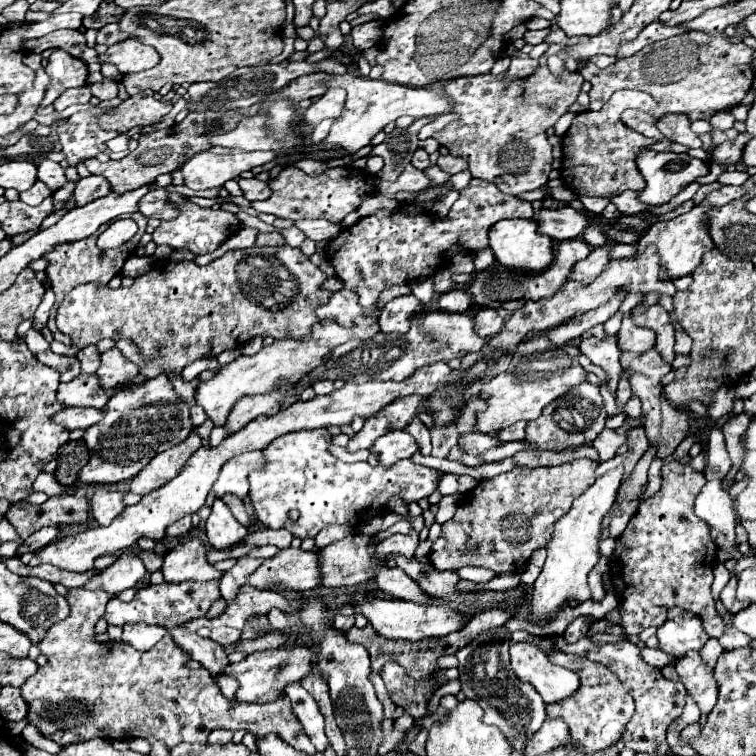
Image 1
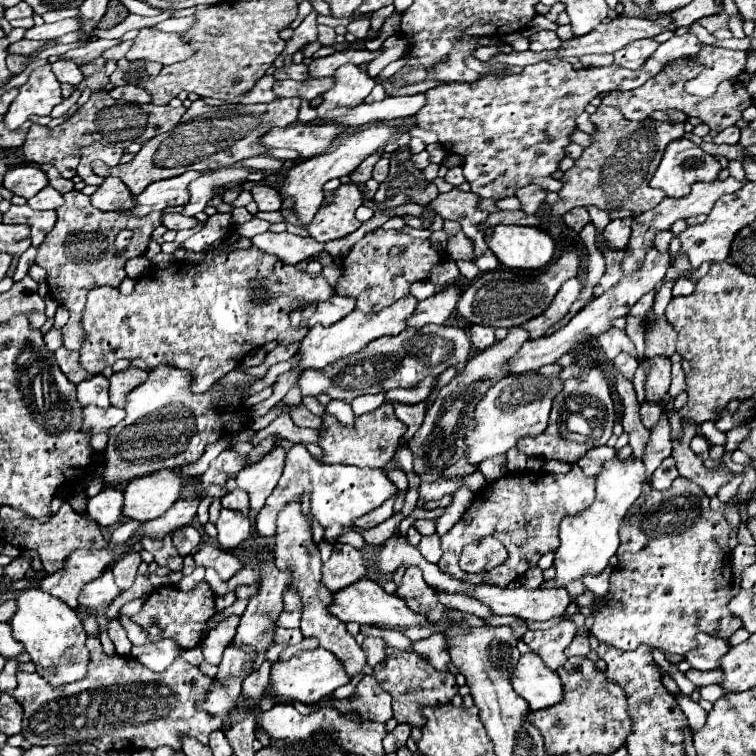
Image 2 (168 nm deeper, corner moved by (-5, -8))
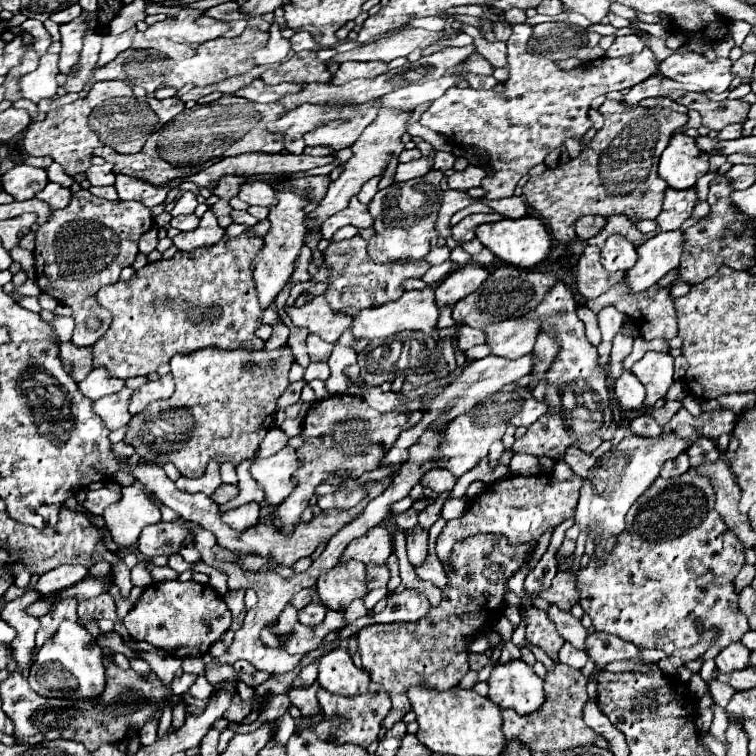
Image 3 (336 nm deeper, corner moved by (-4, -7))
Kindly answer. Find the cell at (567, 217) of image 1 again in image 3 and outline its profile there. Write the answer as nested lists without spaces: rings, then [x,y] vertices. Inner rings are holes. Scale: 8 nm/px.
[[[491,213],[491,215],[467,215],[463,221],[459,221],[457,225],[453,225],[453,239],[457,243],[467,243],[471,239],[475,239],[475,227],[481,223],[493,223],[493,221],[501,221],[503,215],[499,213]]]

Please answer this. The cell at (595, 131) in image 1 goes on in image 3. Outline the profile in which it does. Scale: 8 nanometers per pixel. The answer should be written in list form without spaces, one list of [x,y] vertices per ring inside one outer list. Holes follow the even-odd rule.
[[[605,101],[599,107],[605,117],[603,129],[581,149],[581,153],[565,163],[547,167],[541,175],[529,177],[523,185],[527,203],[539,211],[549,225],[553,237],[561,243],[575,241],[575,223],[585,215],[625,215],[633,225],[641,219],[655,219],[661,213],[667,183],[659,179],[657,165],[663,149],[675,131],[689,121],[687,113],[671,109],[629,107],[623,101]]]

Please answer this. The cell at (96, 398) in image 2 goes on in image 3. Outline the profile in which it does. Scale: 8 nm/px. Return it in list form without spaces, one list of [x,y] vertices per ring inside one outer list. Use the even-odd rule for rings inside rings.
[[[95,367],[81,383],[79,389],[83,391],[85,397],[89,399],[101,399],[105,395],[113,395],[117,393],[121,387],[125,385],[123,379],[115,379],[113,375],[107,375],[107,371],[103,371],[101,367]]]

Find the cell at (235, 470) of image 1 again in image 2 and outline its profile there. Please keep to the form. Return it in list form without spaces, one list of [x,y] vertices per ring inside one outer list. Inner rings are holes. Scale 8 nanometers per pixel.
[[[274,448],[260,462],[250,464],[244,470],[238,472],[236,486],[248,492],[252,514],[260,512],[266,498],[276,488],[278,478],[280,478],[282,468],[284,468],[284,458],[286,458],[286,450],[284,448]]]

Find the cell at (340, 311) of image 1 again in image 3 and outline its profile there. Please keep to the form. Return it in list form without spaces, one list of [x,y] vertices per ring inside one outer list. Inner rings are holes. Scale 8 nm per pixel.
[[[323,295],[315,297],[313,301],[305,303],[303,307],[285,307],[287,317],[297,327],[307,327],[311,333],[319,335],[327,343],[335,343],[339,335],[351,327],[353,319],[345,313],[335,313]]]

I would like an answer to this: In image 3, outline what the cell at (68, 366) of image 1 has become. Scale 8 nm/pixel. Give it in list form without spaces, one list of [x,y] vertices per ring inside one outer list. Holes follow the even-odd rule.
[[[65,341],[59,345],[61,359],[73,363],[73,379],[83,381],[93,371],[93,359],[91,359],[91,347],[75,347],[71,341]]]

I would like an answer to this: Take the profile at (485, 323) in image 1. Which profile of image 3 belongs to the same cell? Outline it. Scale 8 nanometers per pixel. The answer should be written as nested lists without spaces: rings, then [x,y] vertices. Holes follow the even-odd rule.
[[[465,325],[457,331],[457,343],[455,345],[459,351],[467,351],[467,349],[481,345],[481,343],[485,343],[485,335],[481,329],[471,329]]]

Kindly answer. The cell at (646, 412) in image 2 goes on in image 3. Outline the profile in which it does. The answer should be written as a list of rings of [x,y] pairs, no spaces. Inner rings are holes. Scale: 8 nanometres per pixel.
[[[667,401],[661,409],[657,409],[657,411],[651,411],[651,417],[663,427],[679,409],[683,409],[683,403],[681,401]]]

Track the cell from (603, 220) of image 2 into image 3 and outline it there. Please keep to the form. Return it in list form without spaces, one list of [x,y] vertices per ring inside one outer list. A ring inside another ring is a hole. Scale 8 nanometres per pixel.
[[[613,215],[613,217],[609,217],[609,219],[607,219],[605,229],[603,229],[599,235],[595,235],[595,237],[588,239],[587,244],[603,247],[603,243],[607,241],[607,237],[609,237],[609,235],[613,235],[613,233],[627,235],[627,239],[629,239],[631,243],[637,243],[637,241],[643,237],[643,233],[639,233],[639,231],[637,231],[637,227],[635,227],[627,217],[623,217],[623,215]]]

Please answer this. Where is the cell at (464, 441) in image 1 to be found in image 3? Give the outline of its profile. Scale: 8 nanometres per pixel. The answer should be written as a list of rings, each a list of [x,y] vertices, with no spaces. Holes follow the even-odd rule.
[[[431,469],[421,477],[421,485],[433,489],[435,493],[443,493],[443,491],[451,491],[457,483],[457,477],[453,477],[449,471],[445,469]]]

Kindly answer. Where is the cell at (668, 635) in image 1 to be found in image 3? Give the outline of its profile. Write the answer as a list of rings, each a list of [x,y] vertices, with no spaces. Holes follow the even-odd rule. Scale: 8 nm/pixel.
[[[731,643],[721,651],[721,655],[715,659],[717,669],[721,673],[731,673],[731,671],[741,671],[747,669],[747,659],[751,651],[743,643]]]

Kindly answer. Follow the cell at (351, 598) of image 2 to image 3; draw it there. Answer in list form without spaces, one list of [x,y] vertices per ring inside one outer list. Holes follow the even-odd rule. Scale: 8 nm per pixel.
[[[339,561],[331,571],[323,571],[317,581],[317,593],[325,607],[345,609],[353,599],[363,599],[369,589],[365,583],[365,565],[359,561]]]

